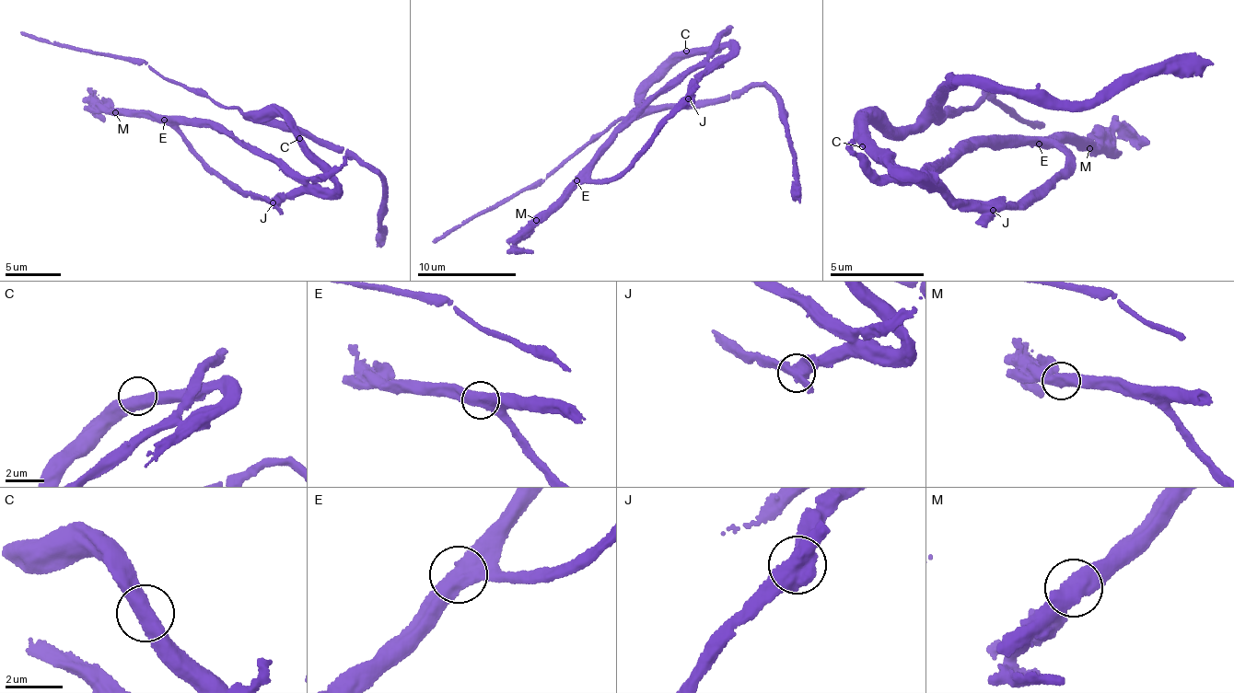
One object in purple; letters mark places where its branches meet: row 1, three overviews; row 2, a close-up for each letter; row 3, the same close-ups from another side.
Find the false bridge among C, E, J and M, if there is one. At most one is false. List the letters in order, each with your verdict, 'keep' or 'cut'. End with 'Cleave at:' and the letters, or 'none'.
C: keep
E: keep
J: cut
M: keep
Cleave at: J

